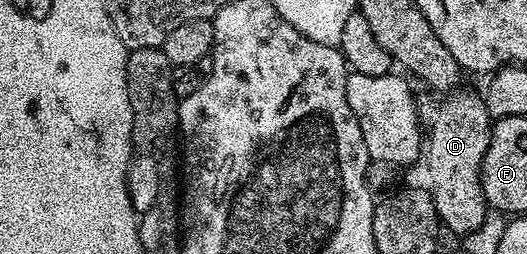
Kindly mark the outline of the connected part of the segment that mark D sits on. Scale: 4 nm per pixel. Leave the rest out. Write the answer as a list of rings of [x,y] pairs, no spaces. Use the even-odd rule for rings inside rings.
[[[455,89],[443,97],[446,99],[439,104],[424,142],[424,163],[430,173],[428,191],[434,198],[439,223],[459,236],[476,232],[476,228],[484,224],[488,212],[482,187],[482,161],[484,152],[488,152],[492,125],[485,97],[479,91],[477,94],[474,90],[462,89]]]

